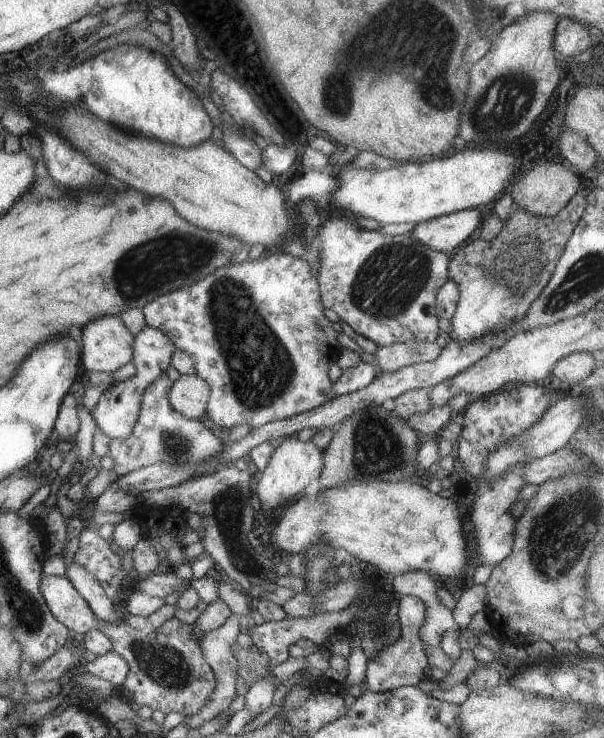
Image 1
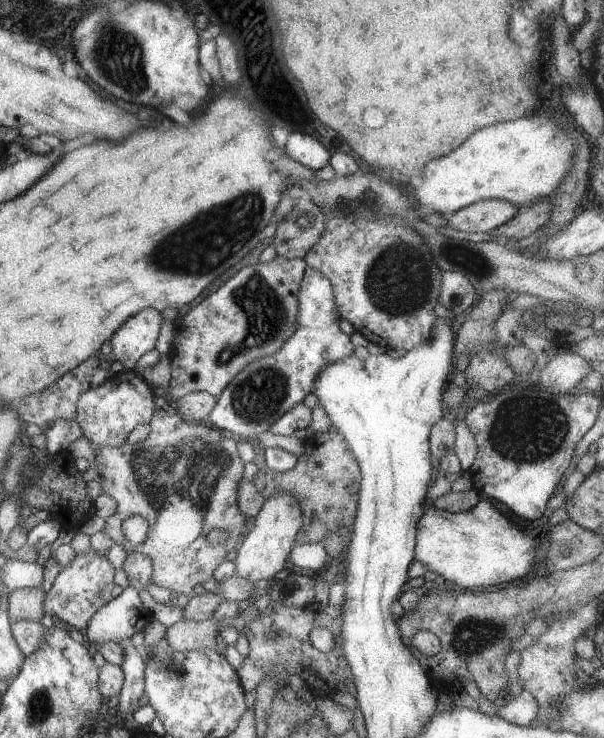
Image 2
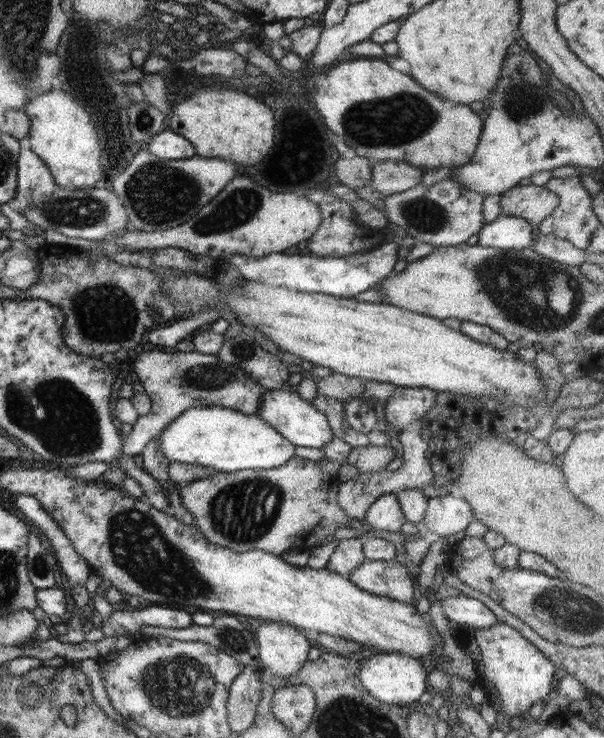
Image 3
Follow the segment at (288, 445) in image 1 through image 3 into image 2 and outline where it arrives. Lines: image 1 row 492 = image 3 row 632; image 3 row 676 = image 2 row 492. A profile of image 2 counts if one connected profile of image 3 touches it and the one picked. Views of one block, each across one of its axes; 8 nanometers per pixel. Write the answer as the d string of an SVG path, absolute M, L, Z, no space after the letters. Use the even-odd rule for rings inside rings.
M279 491L267 499L262 510L251 520L233 561L236 565L235 575L252 582L262 578L272 579L284 568L290 551L297 544L298 532L302 528L302 511L298 499L289 492Z

